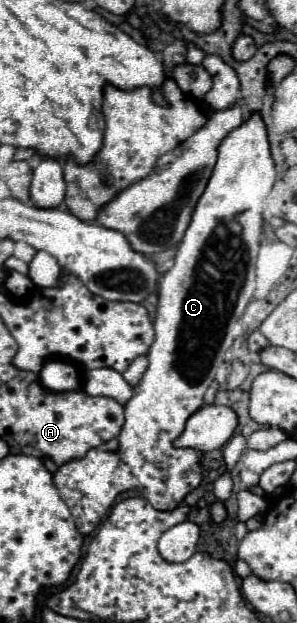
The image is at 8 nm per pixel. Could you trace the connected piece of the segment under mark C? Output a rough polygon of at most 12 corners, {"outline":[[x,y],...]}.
{"outline":[[252,115],[160,279],[118,451],[54,473],[90,535],[118,493],[170,511],[202,481],[172,441],[256,289],[276,167]]}

